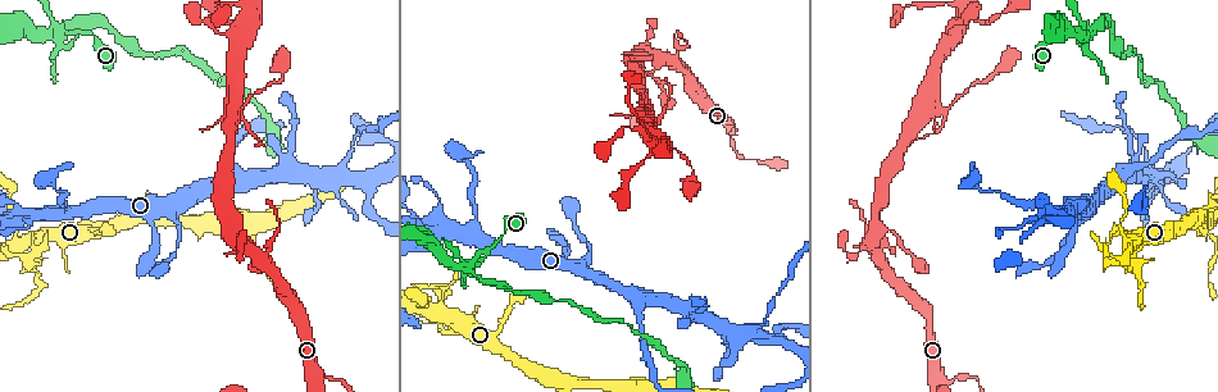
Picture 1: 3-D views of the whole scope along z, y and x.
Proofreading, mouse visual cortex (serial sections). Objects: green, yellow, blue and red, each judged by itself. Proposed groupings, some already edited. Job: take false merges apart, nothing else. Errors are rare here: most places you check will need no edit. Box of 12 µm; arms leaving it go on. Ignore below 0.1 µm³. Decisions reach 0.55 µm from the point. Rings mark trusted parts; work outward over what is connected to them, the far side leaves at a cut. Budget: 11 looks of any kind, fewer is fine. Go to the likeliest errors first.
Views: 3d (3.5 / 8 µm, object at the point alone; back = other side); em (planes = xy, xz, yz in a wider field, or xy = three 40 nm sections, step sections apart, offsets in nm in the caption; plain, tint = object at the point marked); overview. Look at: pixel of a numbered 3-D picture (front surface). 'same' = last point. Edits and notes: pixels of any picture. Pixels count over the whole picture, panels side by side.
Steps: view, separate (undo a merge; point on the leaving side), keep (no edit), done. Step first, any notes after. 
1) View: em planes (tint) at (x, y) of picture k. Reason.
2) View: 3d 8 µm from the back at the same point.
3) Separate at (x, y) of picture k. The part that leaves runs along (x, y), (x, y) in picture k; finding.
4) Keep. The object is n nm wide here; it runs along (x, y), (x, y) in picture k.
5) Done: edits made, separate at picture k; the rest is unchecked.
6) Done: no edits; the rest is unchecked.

View: em xy step 5 (tint) at (471, 262) of picture 1. Abrupt turn.

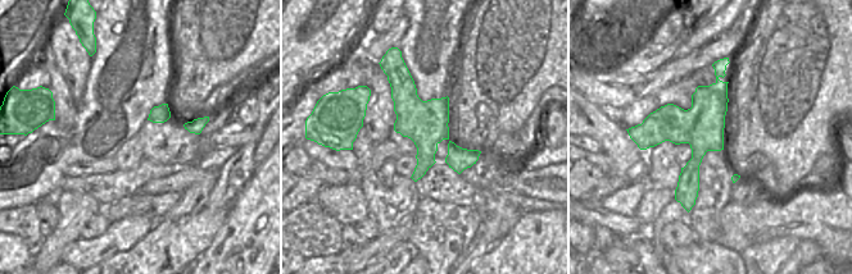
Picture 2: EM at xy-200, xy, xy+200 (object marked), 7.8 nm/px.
View: 3d 3.5 µm from the back at the same point. See where the arms go.

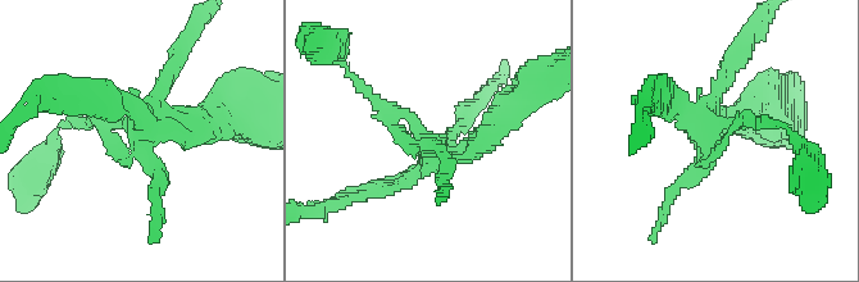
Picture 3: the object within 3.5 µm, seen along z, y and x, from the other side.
Separate at (387, 182) of picture 3. A border runs along (726, 90), (714, 92), (689, 144) in picture 2; two cells meet here.

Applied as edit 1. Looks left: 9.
View: overview.

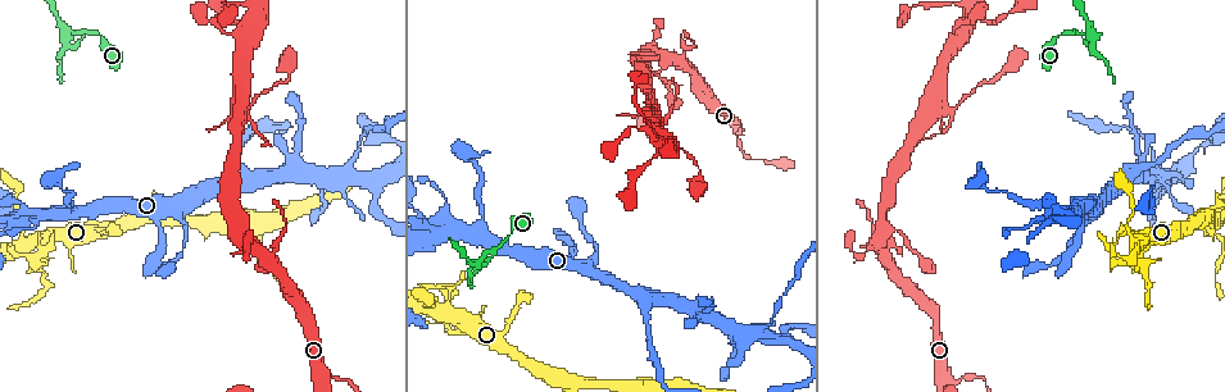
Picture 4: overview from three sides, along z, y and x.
View: 3d 8 µm at (741, 144) of picture 4. Abrupt turn.

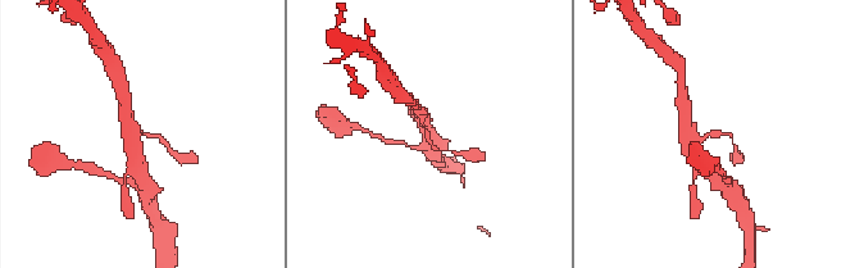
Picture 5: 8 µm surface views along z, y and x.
View: em xy step 2 (tint) at (715, 132) of picture 5.

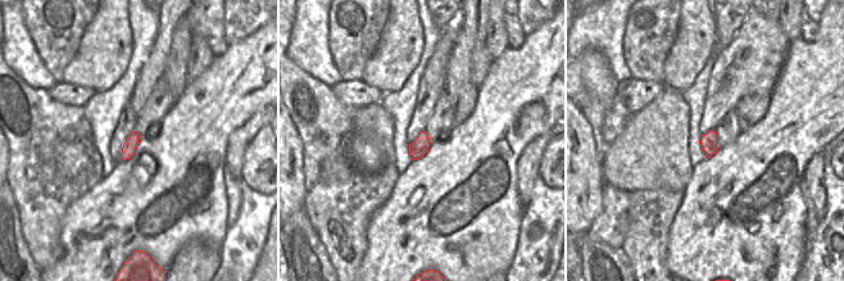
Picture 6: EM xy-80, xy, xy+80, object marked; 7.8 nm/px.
Keep. The arms are 150, 300 nm wide; it runs along (415, 105), (427, 141), (451, 150) in picture 5; one cell here.

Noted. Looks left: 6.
View: 3d 8 µm from the back at (1130, 169) of picture 4. Branch point.

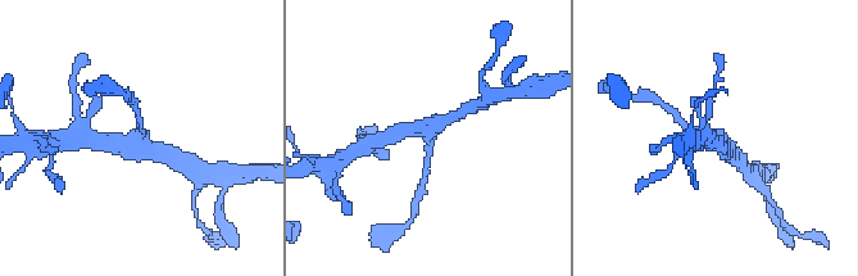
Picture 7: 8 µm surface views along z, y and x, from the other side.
View: 3d 3.5 µm at (142, 137) of picture 7. Zoom in.

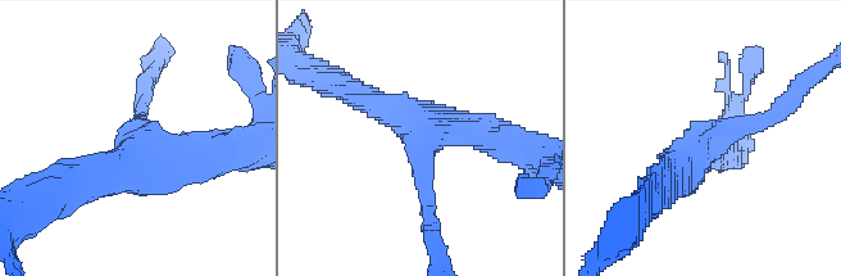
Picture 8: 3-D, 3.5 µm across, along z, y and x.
View: em xy step 3 (tint) at (708, 141) of picture 8. 3 arms meet here; the arms are 200, 350, 350 nm wide.

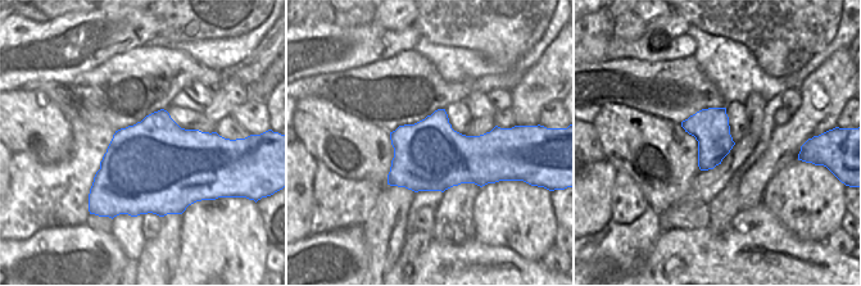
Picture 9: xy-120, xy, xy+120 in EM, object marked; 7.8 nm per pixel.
Keep. The object is 550 nm wide here; it runs along (354, 93), (424, 129), (512, 141) in picture 8; continuous, no second cell.

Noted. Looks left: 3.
View: em xy step 3 (tint) at (1151, 146) of picture 4. A narrow waist.

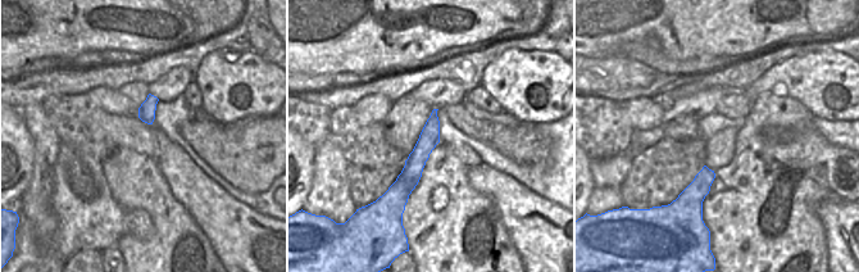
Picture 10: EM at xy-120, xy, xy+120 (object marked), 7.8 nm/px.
View: 3d 3.5 µm at the same point.

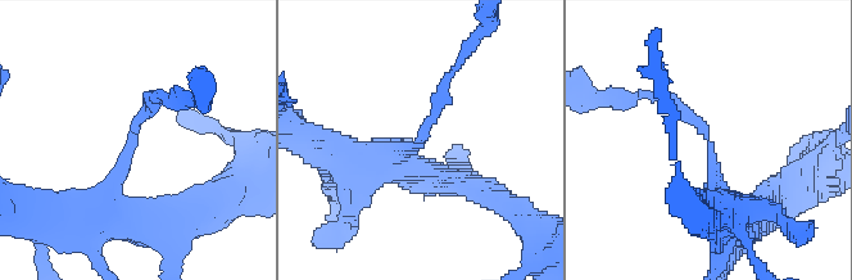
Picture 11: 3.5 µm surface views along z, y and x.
Keep. The object is 160 nm wide here; it runs along (725, 216), (708, 136), (649, 96) in picture 11; continuous, no second cell.

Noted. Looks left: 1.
Done: edits made, separate at picture 3; the rest is unchecked.

